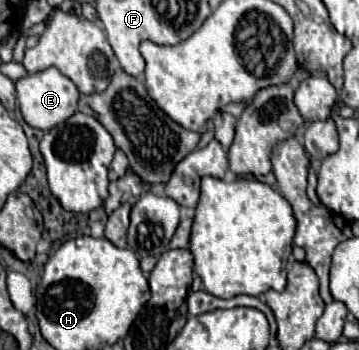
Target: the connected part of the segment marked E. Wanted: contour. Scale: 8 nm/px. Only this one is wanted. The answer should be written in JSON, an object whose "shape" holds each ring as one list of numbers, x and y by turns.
{"shape":[[48,68,38,74,28,74,26,78,20,78,16,82,16,96,18,96,18,106,20,106,20,112,26,120,26,124,46,132,46,130,52,130,54,126,62,124,64,120,68,120,78,110,80,94,70,78,66,78,56,68]]}

